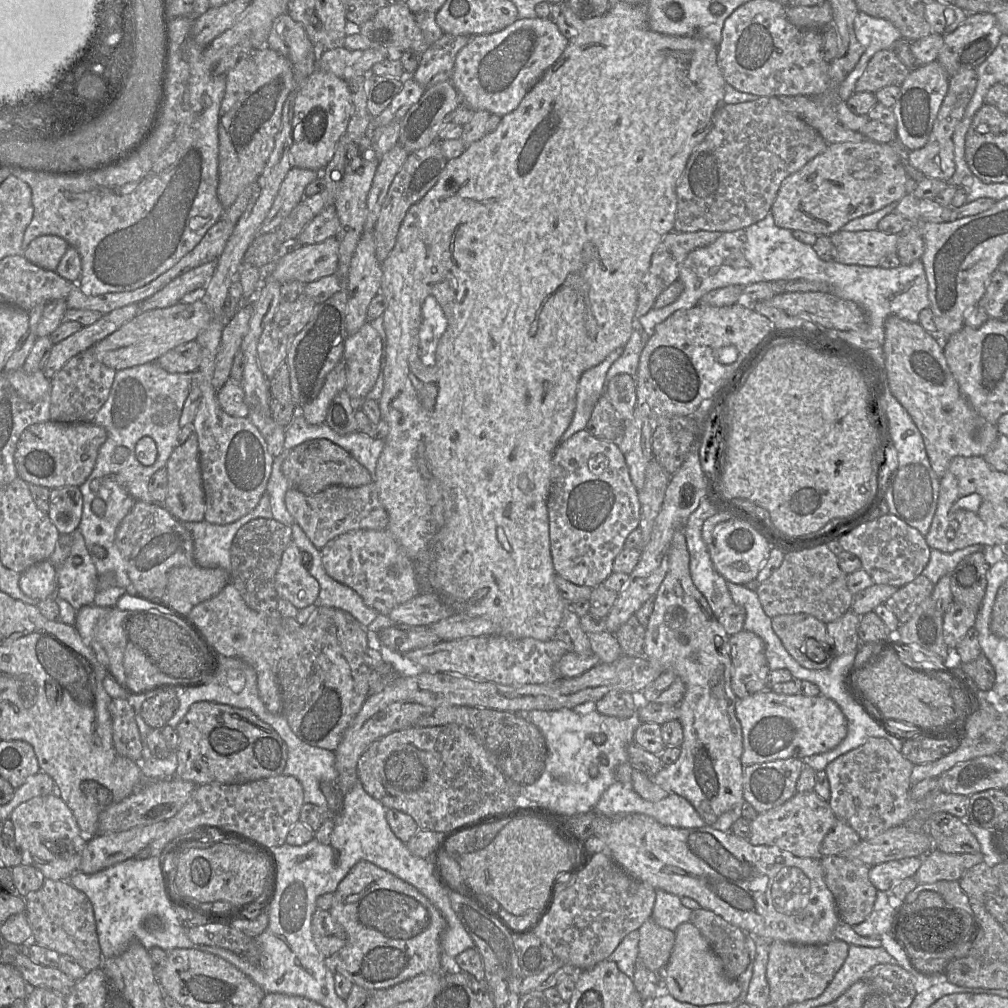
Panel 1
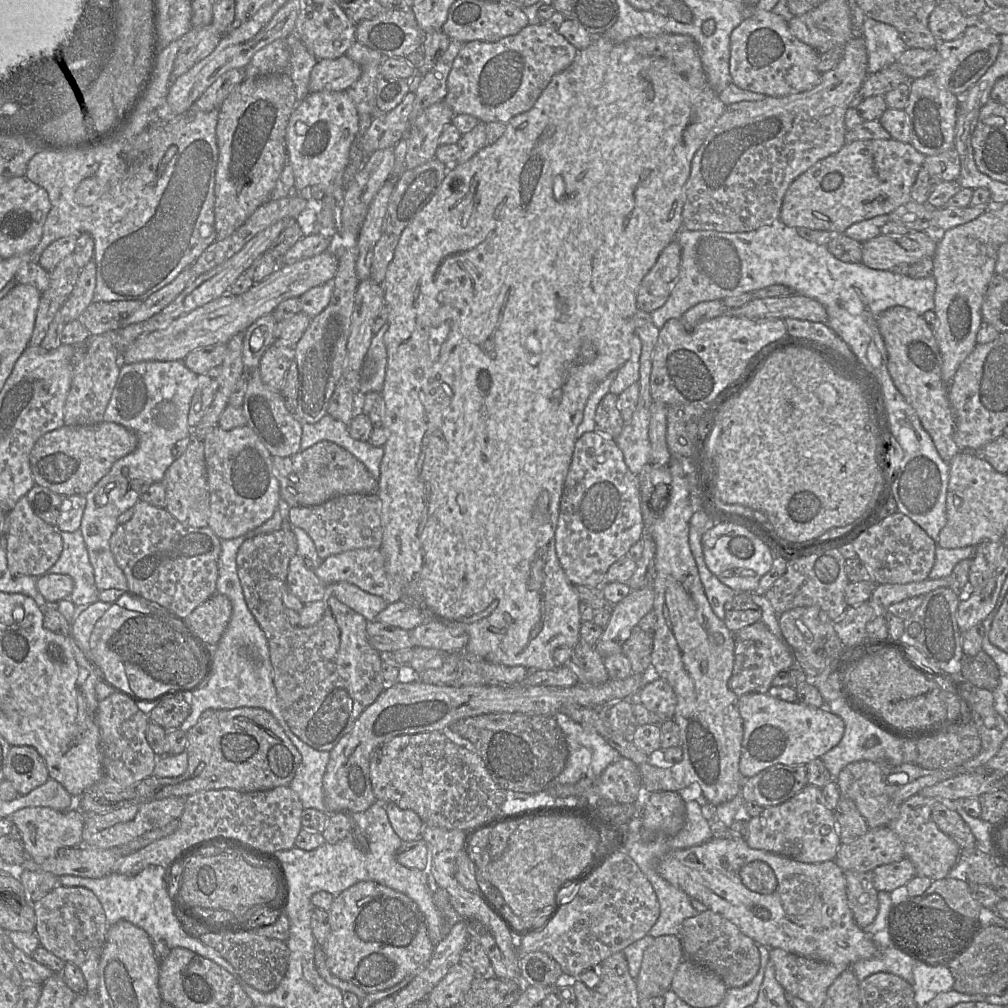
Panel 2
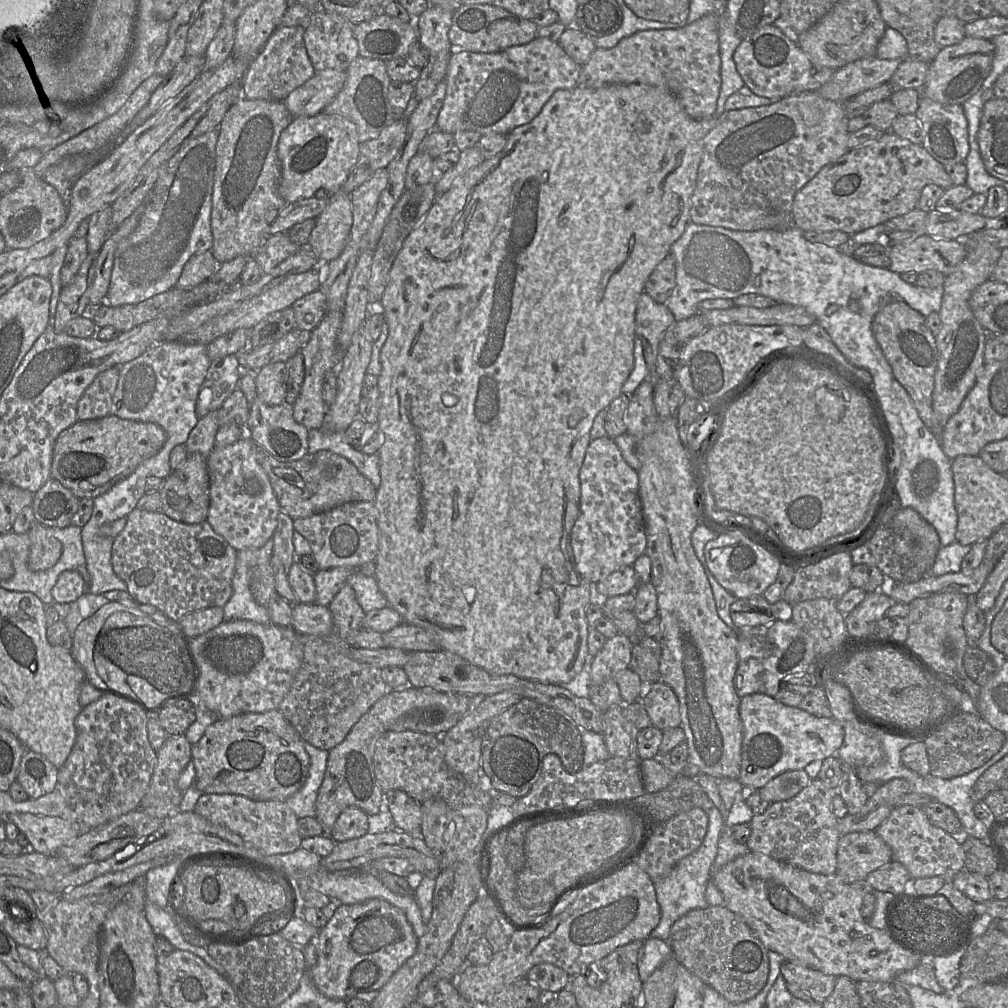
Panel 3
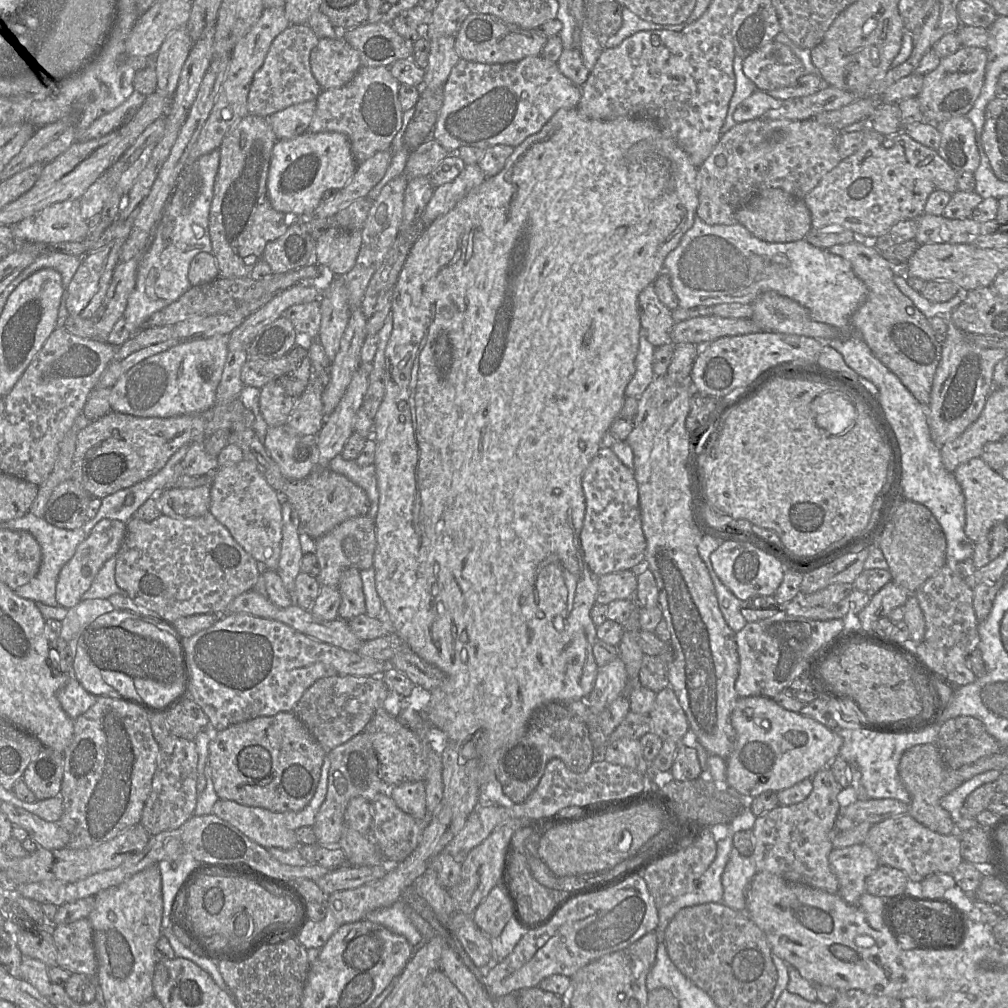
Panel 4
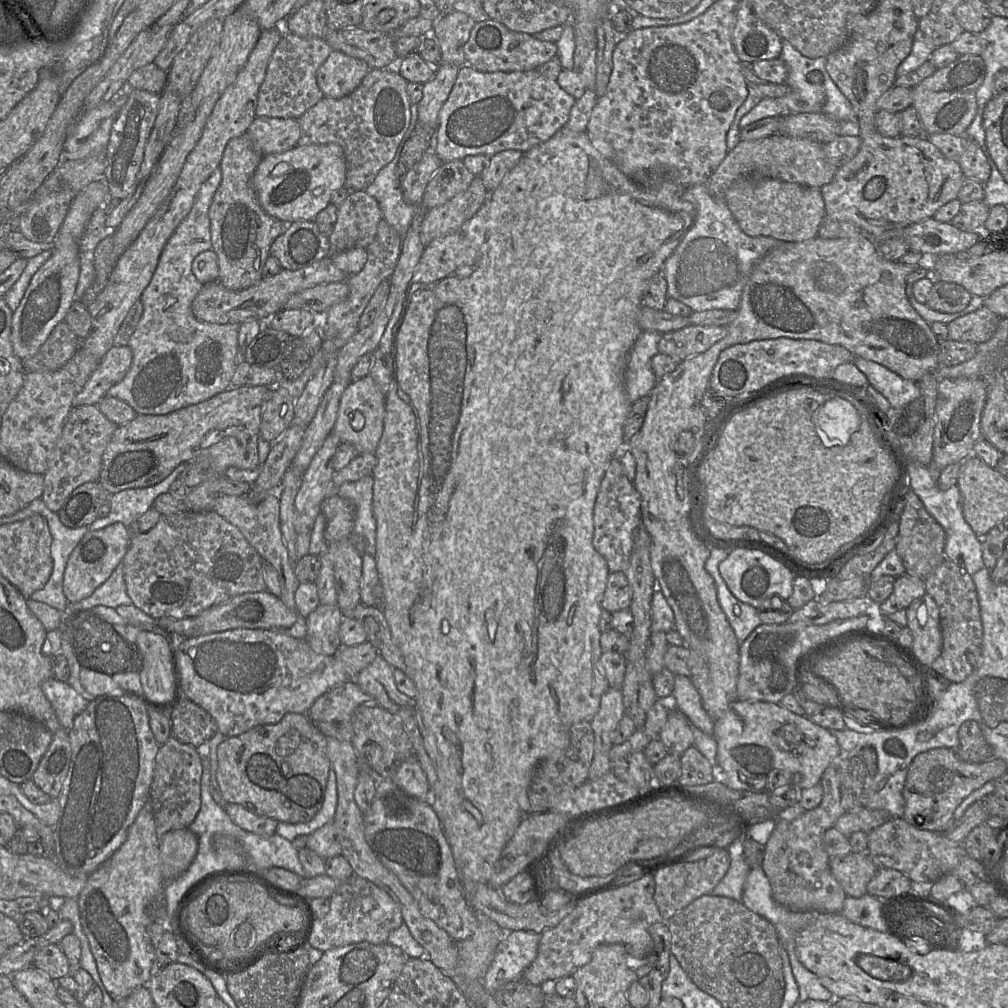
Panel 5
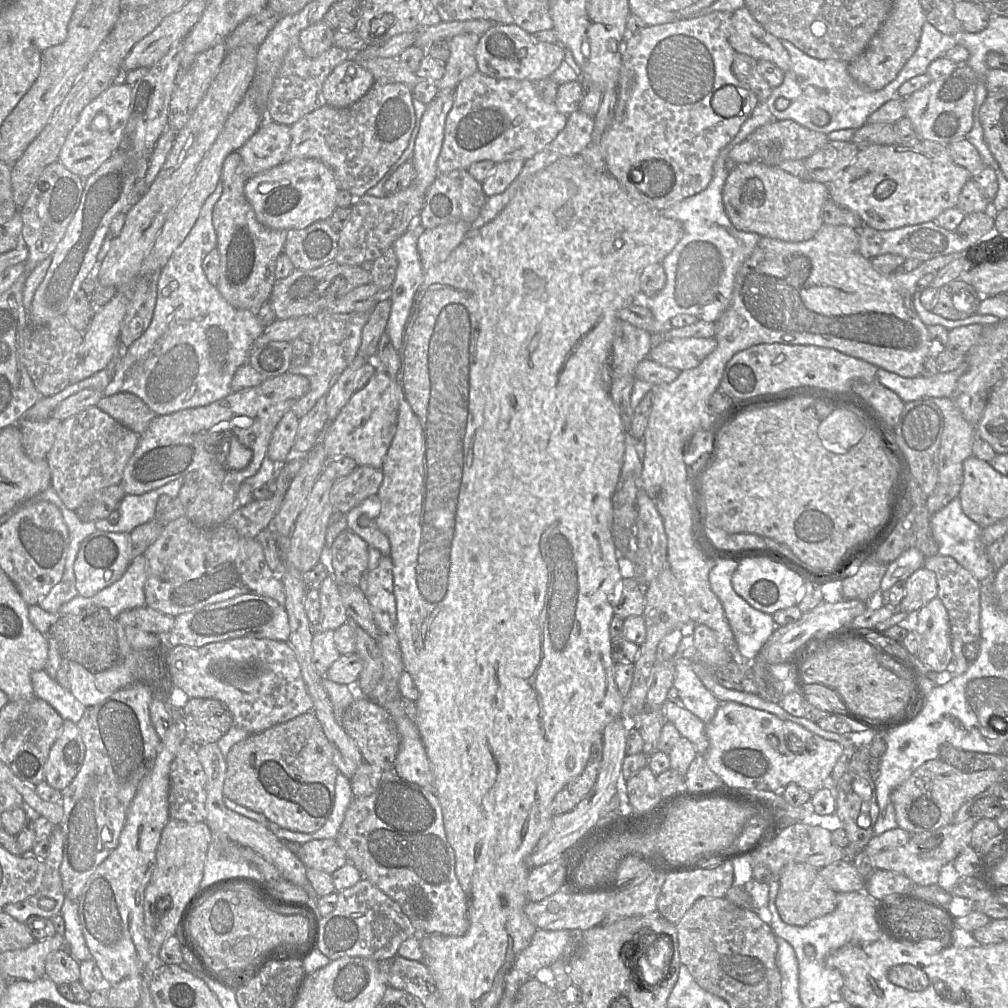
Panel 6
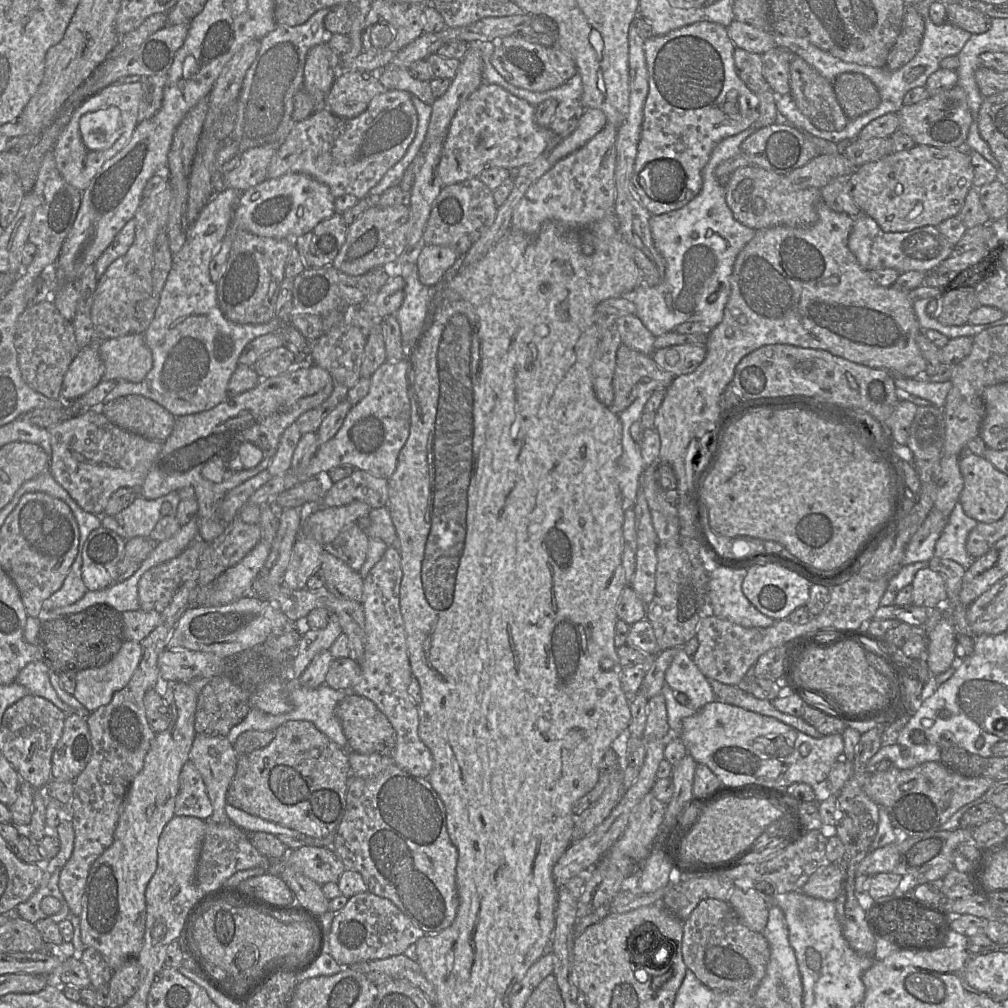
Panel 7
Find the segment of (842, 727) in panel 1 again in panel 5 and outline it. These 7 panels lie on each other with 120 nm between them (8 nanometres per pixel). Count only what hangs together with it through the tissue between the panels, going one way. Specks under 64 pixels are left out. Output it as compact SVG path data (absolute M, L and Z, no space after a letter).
M736 699L731 702L724 712L723 716L714 721L713 736L717 742L717 766L722 772L723 782L730 788L736 790L747 790L757 793L771 794L775 789L783 786L793 786L798 791L806 788L811 788L820 783L821 777L830 763L843 752L839 746L837 738L826 728L819 726L811 721L806 714L803 716L797 715L788 709L782 707L779 703L764 702L764 701L744 701Z

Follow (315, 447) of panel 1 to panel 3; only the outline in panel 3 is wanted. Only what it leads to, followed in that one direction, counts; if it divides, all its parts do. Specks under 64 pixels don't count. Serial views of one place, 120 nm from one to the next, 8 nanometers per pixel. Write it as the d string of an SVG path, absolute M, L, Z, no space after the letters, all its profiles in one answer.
M259 448L259 460L267 473L282 511L293 519L304 518L336 506L359 501L373 501L377 489L348 459L328 450L308 453L300 460L281 462Z

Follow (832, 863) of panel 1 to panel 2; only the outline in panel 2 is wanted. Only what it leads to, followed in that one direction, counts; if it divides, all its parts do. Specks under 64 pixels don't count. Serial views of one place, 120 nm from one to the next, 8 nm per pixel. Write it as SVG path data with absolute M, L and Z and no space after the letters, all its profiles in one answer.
M844 871L849 907L856 924L864 929L878 914L878 891L874 887L871 872Z

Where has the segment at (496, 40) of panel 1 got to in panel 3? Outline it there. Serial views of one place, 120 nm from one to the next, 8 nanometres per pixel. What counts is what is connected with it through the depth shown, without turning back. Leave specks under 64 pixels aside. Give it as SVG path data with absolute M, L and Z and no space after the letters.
M541 36L527 44L512 46L499 52L455 50L446 70L446 95L436 129L451 134L469 130L481 136L494 133L508 135L514 128L531 122L555 91L578 86L582 67L564 51L559 42Z

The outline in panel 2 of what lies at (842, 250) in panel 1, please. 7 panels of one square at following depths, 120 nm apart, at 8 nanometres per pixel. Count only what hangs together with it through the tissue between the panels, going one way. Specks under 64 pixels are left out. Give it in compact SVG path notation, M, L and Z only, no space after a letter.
M909 231L904 235L880 234L862 243L862 261L865 266L891 270L894 266L908 265L927 257L932 258L937 236L929 232Z

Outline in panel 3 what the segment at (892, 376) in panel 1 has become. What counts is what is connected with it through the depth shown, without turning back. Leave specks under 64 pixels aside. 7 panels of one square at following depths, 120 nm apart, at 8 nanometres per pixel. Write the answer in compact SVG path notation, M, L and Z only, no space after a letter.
M892 300L881 307L873 319L872 330L893 374L906 389L925 425L940 435L943 427L932 408L935 372L938 364L936 338L927 326L926 318L903 300Z

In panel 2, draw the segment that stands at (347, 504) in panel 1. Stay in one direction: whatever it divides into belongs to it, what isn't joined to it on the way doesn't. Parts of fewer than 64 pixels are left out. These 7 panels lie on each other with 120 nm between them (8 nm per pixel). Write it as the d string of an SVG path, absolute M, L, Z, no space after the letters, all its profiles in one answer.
M377 493L348 494L315 506L293 506L289 512L289 523L310 536L322 560L349 550L380 548L383 539L381 501Z

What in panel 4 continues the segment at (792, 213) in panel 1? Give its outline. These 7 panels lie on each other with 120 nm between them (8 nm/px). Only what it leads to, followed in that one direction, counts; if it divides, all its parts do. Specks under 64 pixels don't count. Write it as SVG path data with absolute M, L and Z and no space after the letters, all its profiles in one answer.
M867 119L867 126L866 128L864 129L864 142L862 144L862 146L855 152L853 153L852 155L848 156L847 158L844 158L842 159L839 164L833 168L831 171L829 171L822 179L821 181L819 182L819 184L814 188L812 189L808 194L806 194L804 197L803 197L803 200L805 202L805 204L807 205L809 211L810 211L810 214L811 214L811 224L812 224L812 227L813 228L829 228L831 226L840 226L842 228L845 228L845 229L848 229L848 230L851 230L853 231L854 233L859 233L861 235L864 235L865 237L868 237L868 238L877 238L883 234L885 234L887 231L889 231L895 224L897 224L898 222L900 221L904 221L904 220L910 220L910 219L918 219L921 215L924 214L924 208L925 208L925 204L927 202L927 199L929 197L929 195L933 192L933 191L936 191L936 190L942 190L942 191L945 191L945 192L948 192L950 194L953 194L955 193L956 191L958 191L958 185L957 185L957 179L956 179L956 171L951 168L951 166L938 154L937 151L935 151L934 149L932 148L929 148L927 146L924 146L922 145L921 143L915 141L913 138L911 138L907 133L905 133L904 131L899 131L898 133L894 134L894 135L884 135L884 134L881 134L877 131L875 131L869 124L868 124L868 119Z

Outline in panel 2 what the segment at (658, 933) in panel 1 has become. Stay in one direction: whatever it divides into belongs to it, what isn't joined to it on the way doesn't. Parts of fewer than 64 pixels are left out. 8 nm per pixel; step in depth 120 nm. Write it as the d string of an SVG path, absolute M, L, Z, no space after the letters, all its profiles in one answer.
M656 937L643 954L641 968L636 979L639 997L664 997L670 990L677 967L684 959L679 937Z

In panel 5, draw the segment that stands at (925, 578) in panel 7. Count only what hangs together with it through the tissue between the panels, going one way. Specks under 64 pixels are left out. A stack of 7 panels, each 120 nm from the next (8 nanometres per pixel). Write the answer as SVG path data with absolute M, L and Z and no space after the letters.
M904 573L896 578L892 594L879 605L880 611L883 616L889 616L907 609L913 601L925 594L925 580Z

